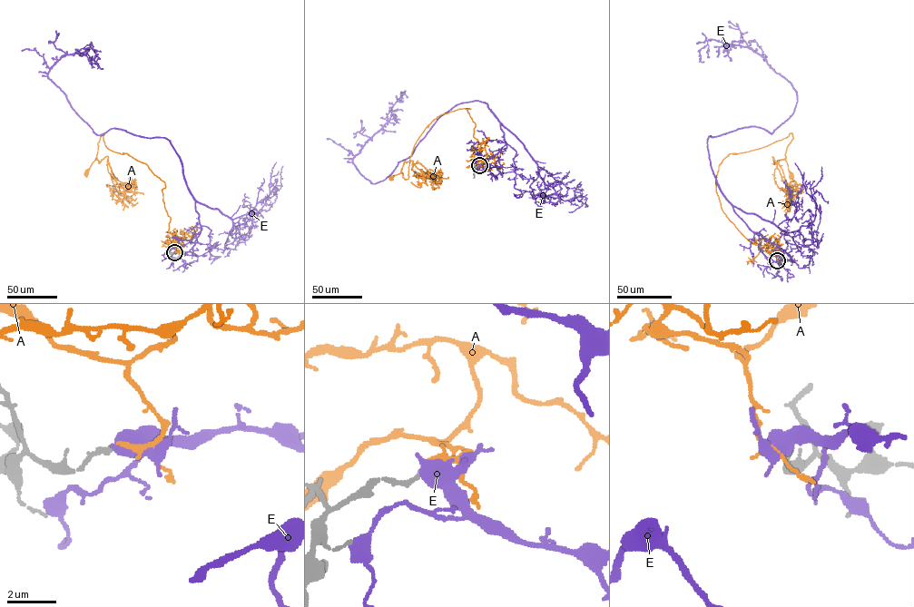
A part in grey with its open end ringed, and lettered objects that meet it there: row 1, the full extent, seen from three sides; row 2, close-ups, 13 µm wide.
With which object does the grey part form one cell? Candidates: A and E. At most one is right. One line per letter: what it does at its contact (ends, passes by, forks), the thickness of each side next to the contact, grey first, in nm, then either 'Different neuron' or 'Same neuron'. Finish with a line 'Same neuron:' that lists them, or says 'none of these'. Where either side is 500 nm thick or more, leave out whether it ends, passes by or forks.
A: It ends there. Thickness 200 nm (grey) against 160 nm. Same neuron
E: Thickness 200 nm (grey) against 650 nm. Different neuron
Same neuron: A

